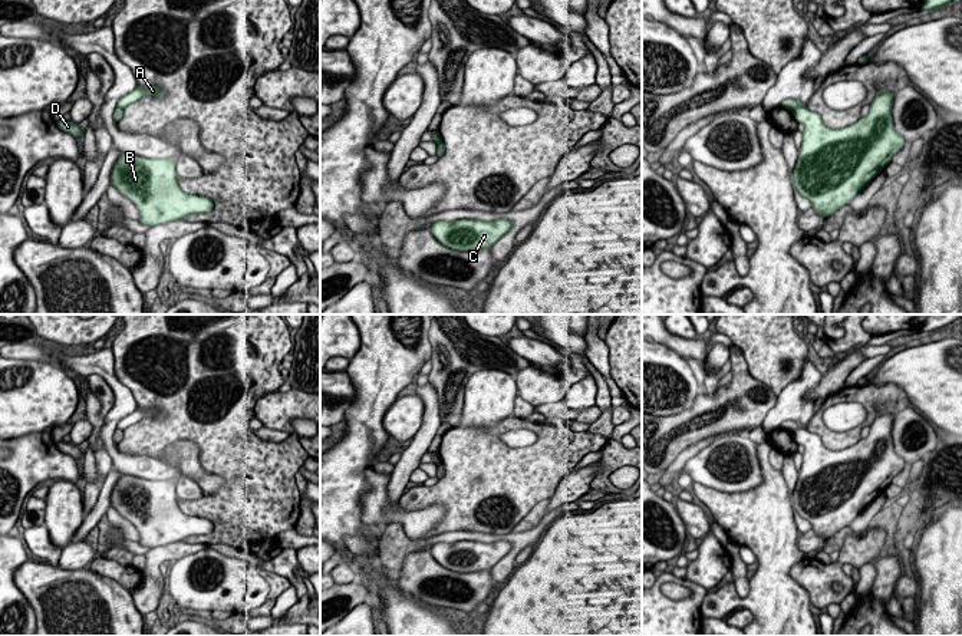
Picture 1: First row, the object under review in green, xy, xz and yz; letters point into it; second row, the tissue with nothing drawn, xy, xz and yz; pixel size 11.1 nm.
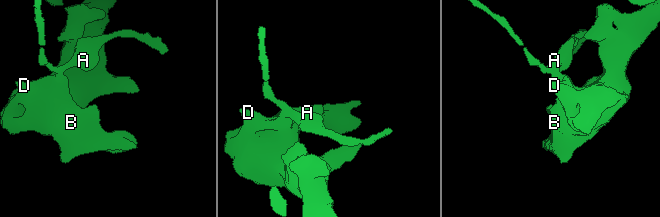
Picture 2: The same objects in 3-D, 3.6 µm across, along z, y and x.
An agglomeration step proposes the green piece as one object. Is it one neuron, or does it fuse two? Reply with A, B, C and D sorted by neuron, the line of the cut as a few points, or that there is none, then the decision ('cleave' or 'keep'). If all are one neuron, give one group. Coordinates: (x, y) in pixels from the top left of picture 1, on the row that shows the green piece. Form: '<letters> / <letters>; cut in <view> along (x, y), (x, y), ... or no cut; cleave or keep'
A / B C D; cut in yz along (803, 105), (793, 111); cleave

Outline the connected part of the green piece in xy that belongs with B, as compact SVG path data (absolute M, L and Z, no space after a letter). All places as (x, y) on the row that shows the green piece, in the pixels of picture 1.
M122 152L112 169L111 185L135 204L138 221L149 227L214 210L208 197L184 192L177 177L172 156L154 159Z

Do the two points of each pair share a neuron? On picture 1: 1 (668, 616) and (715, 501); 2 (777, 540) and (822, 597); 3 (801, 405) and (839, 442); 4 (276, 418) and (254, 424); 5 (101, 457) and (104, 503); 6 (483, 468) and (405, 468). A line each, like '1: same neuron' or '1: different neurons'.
1: different neurons
2: different neurons
3: different neurons
4: different neurons
5: different neurons
6: different neurons

